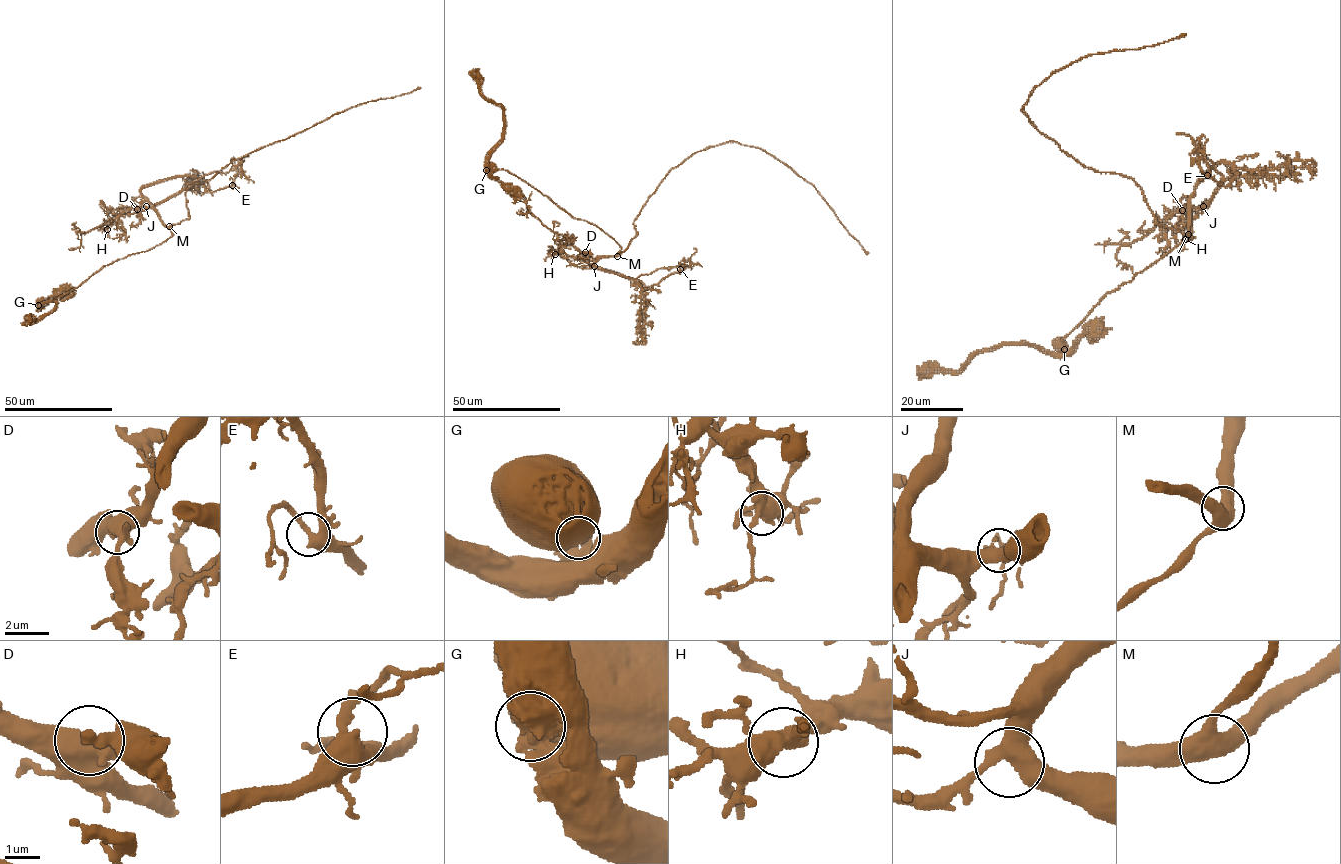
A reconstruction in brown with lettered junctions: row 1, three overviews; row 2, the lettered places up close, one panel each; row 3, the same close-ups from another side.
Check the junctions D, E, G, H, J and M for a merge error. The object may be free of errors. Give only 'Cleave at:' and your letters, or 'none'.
Cleave at: G

